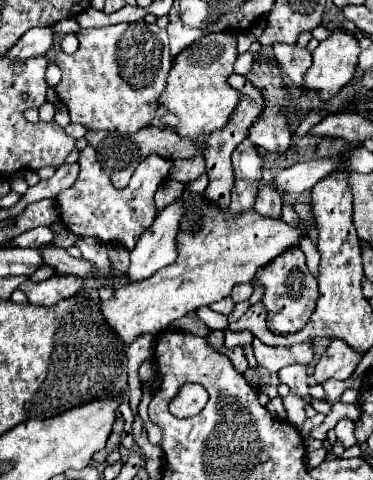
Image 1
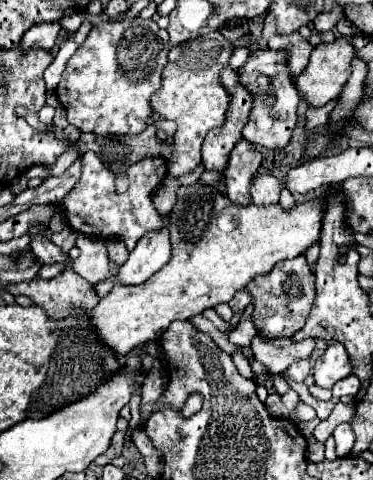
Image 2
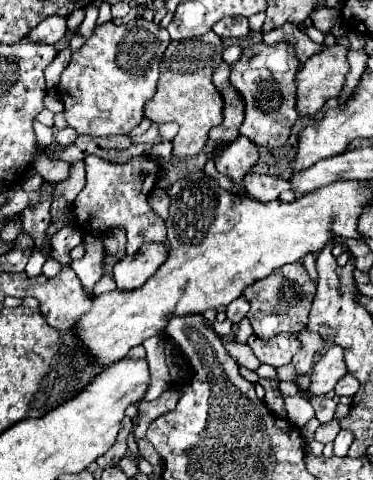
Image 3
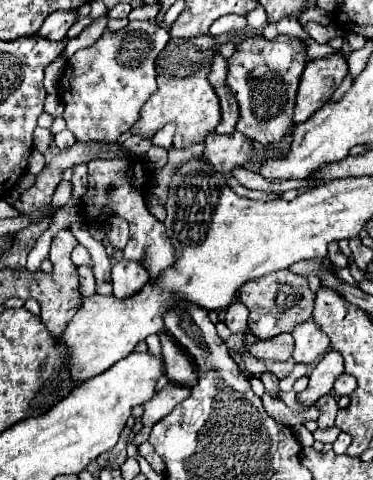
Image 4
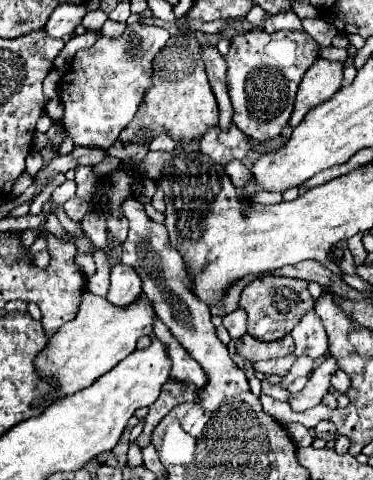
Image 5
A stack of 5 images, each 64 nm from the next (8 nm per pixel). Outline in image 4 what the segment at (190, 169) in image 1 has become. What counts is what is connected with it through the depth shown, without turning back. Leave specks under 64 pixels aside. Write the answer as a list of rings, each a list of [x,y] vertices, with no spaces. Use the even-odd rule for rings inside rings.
[[[210,36],[198,38],[170,38],[164,52],[156,58],[156,80],[158,90],[146,100],[140,110],[140,120],[132,126],[132,134],[150,138],[154,136],[164,124],[174,122],[174,146],[186,148],[198,142],[204,142],[206,134],[214,130],[220,122],[220,102],[214,88],[208,82],[210,62],[218,50],[214,48],[214,40]]]

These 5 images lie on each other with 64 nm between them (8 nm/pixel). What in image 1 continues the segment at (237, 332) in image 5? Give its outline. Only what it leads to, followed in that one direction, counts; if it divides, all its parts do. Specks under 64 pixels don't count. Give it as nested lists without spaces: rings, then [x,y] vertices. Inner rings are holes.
[[[238,284],[234,290],[232,290],[232,302],[238,304],[238,302],[244,302],[252,296],[252,284]]]

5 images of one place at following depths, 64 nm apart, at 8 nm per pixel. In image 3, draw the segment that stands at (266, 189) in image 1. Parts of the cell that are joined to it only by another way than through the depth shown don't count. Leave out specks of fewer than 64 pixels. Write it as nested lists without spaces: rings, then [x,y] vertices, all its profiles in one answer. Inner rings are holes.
[[[248,172],[244,176],[244,186],[248,194],[260,202],[270,202],[280,196],[280,192],[293,189],[290,180],[284,180],[280,176],[266,176],[266,174],[254,174]]]

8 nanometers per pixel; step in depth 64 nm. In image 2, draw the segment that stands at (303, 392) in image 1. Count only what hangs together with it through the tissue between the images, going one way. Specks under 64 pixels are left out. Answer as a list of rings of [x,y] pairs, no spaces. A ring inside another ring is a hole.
[[[296,360],[290,368],[288,368],[288,376],[296,382],[304,382],[304,378],[310,374],[310,360]]]

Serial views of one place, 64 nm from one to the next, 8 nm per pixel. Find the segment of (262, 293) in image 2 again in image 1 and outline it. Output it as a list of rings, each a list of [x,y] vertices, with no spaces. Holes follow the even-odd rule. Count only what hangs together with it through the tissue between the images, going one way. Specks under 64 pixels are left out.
[[[294,248],[292,252],[284,252],[276,260],[272,260],[272,264],[260,268],[256,272],[254,282],[264,286],[264,290],[266,290],[262,296],[262,304],[268,310],[266,324],[268,324],[270,332],[286,336],[286,334],[294,334],[300,328],[304,328],[304,324],[308,322],[310,314],[316,308],[318,284],[316,284],[316,278],[310,274],[310,270],[306,266],[306,256],[300,248]]]

